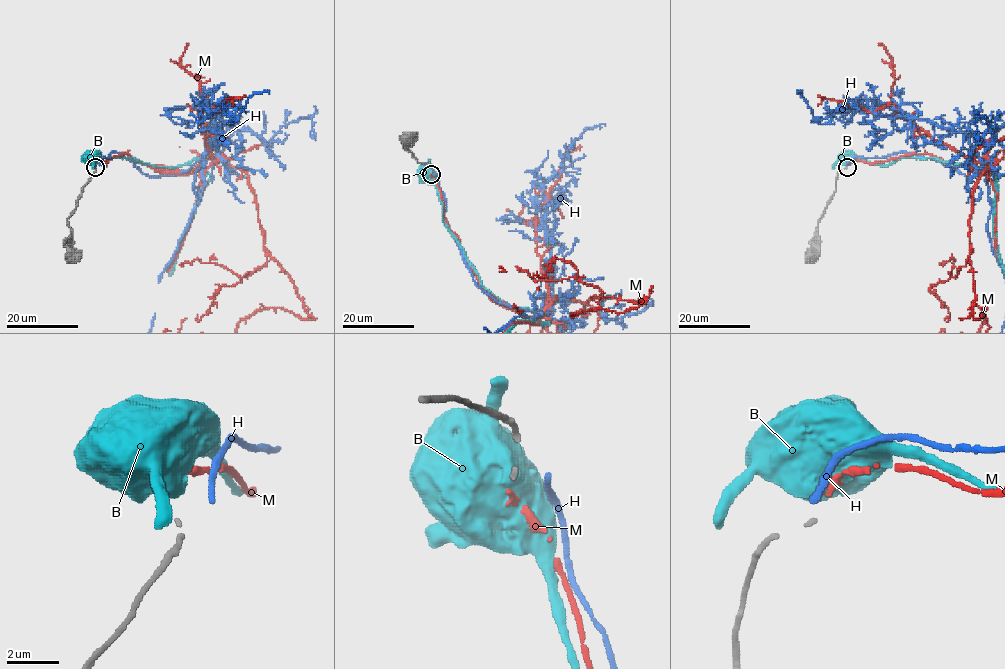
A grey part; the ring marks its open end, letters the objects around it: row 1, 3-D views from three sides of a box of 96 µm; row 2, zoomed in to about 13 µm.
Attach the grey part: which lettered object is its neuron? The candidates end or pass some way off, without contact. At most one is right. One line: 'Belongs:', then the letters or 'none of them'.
Belongs: M

